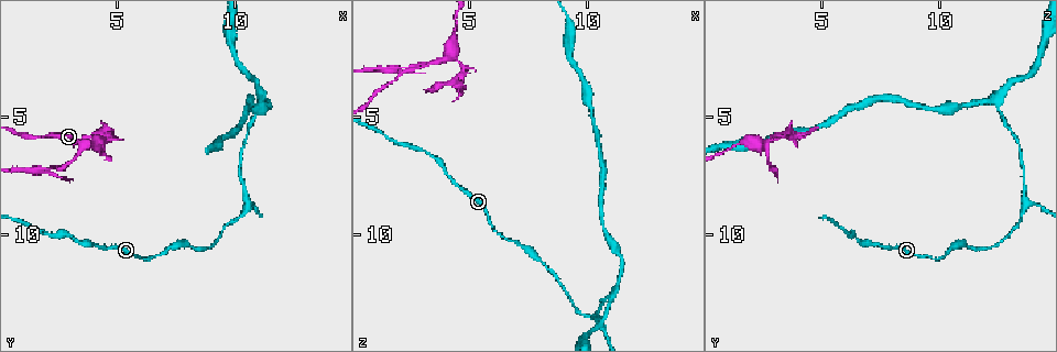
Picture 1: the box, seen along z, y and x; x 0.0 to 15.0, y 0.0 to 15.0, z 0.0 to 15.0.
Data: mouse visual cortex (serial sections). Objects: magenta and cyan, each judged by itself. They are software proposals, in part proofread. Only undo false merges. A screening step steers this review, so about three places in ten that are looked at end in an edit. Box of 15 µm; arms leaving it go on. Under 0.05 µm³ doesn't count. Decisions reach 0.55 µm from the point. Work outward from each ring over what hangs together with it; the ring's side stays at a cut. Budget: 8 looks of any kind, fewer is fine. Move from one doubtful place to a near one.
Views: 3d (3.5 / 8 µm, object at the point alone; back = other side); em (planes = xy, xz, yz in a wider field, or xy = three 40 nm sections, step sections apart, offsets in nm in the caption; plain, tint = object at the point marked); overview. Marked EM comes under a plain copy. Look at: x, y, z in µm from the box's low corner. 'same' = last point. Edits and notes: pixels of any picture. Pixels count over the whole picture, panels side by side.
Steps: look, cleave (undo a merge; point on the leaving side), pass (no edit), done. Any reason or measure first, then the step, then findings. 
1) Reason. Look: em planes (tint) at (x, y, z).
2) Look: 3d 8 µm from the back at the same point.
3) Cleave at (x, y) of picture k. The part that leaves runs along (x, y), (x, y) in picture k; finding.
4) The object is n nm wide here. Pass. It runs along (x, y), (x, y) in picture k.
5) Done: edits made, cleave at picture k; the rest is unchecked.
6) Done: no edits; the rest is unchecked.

Sudden change in width. Look: 3d 3.5 µm at (4.3, 6.1, 1.5).

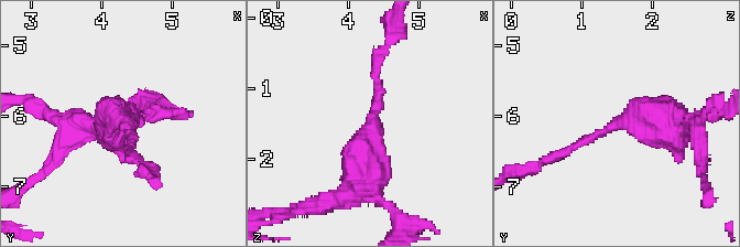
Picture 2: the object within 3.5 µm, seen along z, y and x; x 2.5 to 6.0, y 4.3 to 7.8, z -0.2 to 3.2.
The arms are 150, 450 nm wide. Look: em planes (tint) at (4.35, 6.20, 1.40).

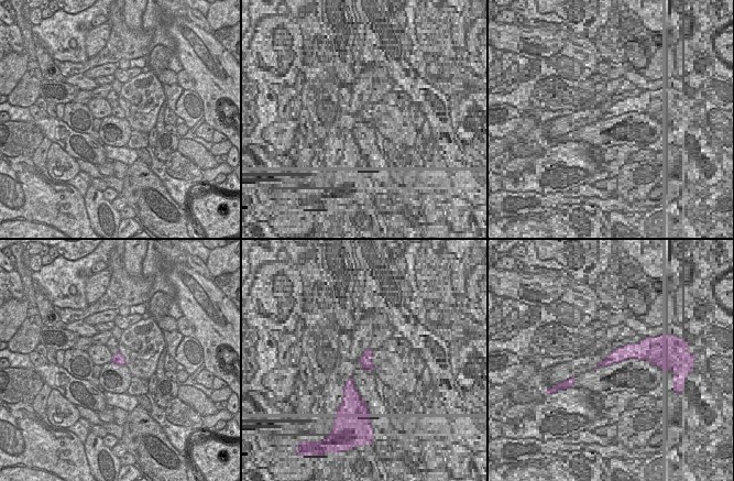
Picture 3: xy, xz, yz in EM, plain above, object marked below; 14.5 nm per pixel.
Pass. It runs along (681, 128), (624, 118), (548, 159) in picture 2; one cell here.

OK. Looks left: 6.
Branch point. Look: 3d 3.5 µm at (10.6, 8.7, 13.7).

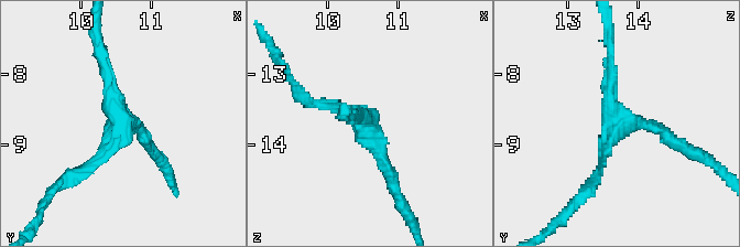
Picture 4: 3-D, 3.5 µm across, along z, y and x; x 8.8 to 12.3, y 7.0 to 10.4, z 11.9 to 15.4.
3 arms meet here; the arms are 150, 150, 150 nm wide. Look: em xy step 5 (tint) at (10.55, 8.75, 13.70).

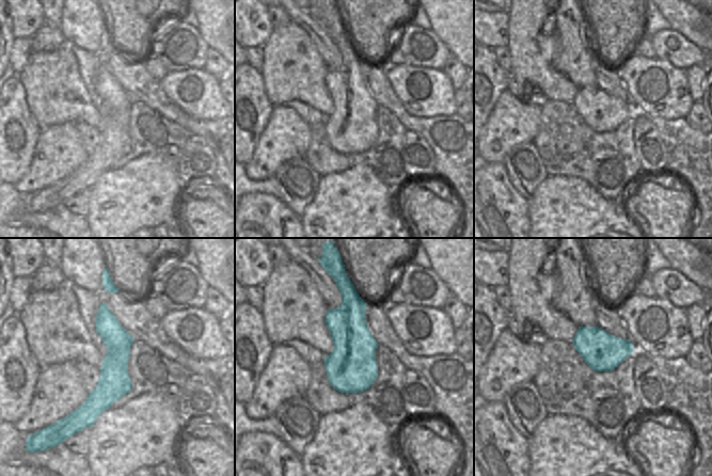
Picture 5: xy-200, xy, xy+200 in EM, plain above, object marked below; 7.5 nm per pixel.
The object is 380 nm wide here. Pass. It runs along (78, 174), (118, 141), (101, 56) in picture 4; continuous, no second cell.

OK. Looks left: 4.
Arms part here. Look: 3d 3.5 µm at (11.2, 4.4, 12.5).

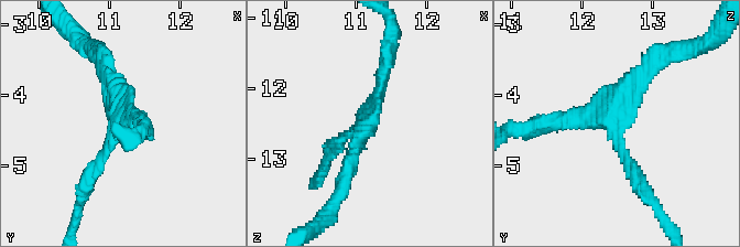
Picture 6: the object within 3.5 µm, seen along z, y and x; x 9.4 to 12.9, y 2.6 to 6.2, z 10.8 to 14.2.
Need the tissue. Look: em xy step 1 (tint) at (11.10, 4.45, 12.45).

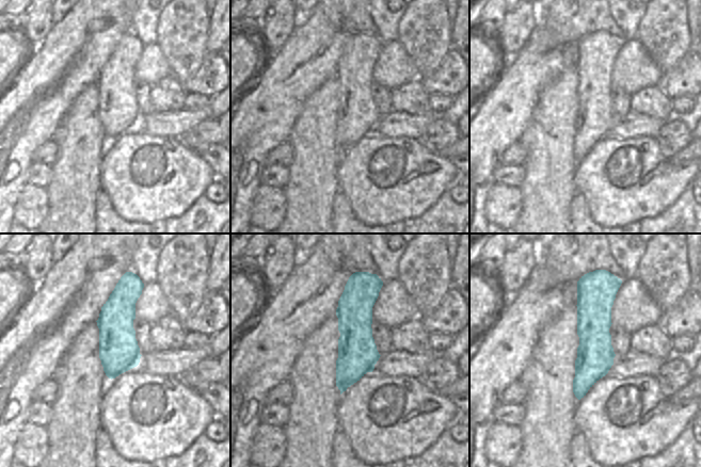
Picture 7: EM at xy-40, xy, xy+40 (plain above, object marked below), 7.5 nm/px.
3 arms meet here; the arms are 200, 200, 250 nm wide. Pass. It runs along (642, 186), (608, 119), (548, 122) in picture 6; all the same cell.

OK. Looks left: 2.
Done: no edits; the rest is unchecked.

